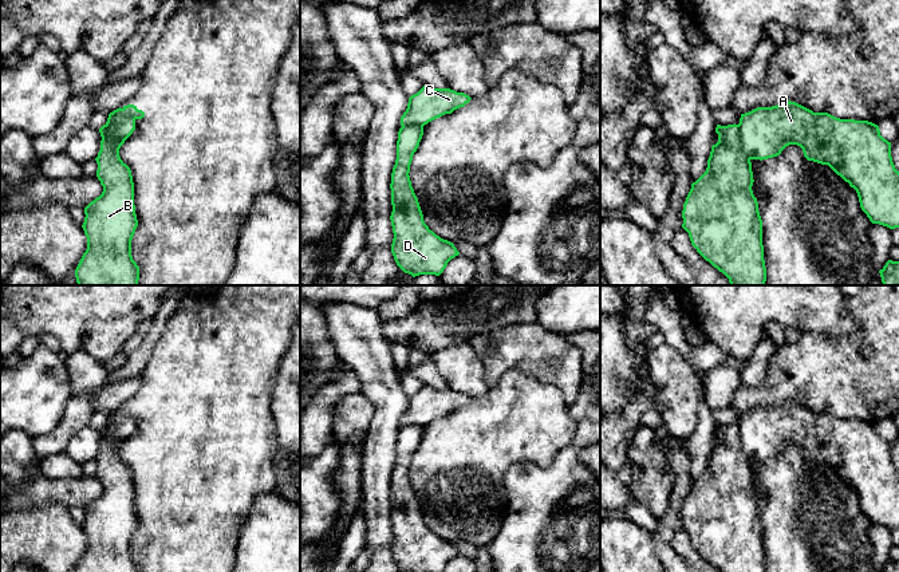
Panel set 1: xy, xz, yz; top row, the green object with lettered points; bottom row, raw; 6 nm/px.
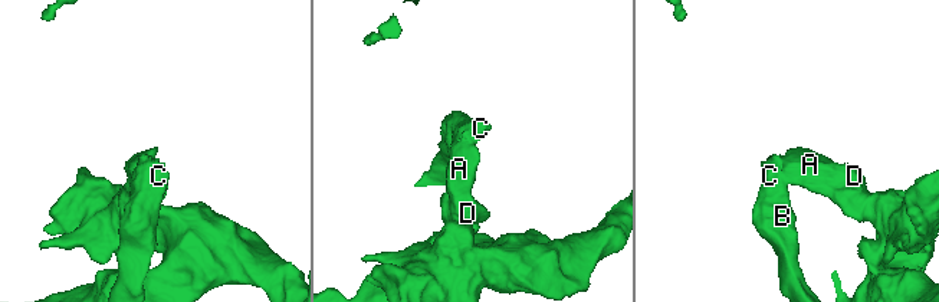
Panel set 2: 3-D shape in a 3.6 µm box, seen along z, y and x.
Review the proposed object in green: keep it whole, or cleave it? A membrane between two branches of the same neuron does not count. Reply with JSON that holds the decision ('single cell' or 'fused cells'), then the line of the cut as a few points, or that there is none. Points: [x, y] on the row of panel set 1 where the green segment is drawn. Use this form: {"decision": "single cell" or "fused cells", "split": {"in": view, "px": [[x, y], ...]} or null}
{"decision": "fused cells", "split": {"in": "yz", "px": [[737, 125], [741, 149], [749, 160]]}}

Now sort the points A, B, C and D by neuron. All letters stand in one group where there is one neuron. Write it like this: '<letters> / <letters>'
A D / B C

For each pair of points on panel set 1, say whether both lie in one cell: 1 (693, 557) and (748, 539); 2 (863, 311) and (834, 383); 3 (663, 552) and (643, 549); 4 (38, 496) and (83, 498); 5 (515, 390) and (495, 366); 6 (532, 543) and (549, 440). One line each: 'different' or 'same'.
1: different
2: same
3: different
4: same
5: different
6: different

